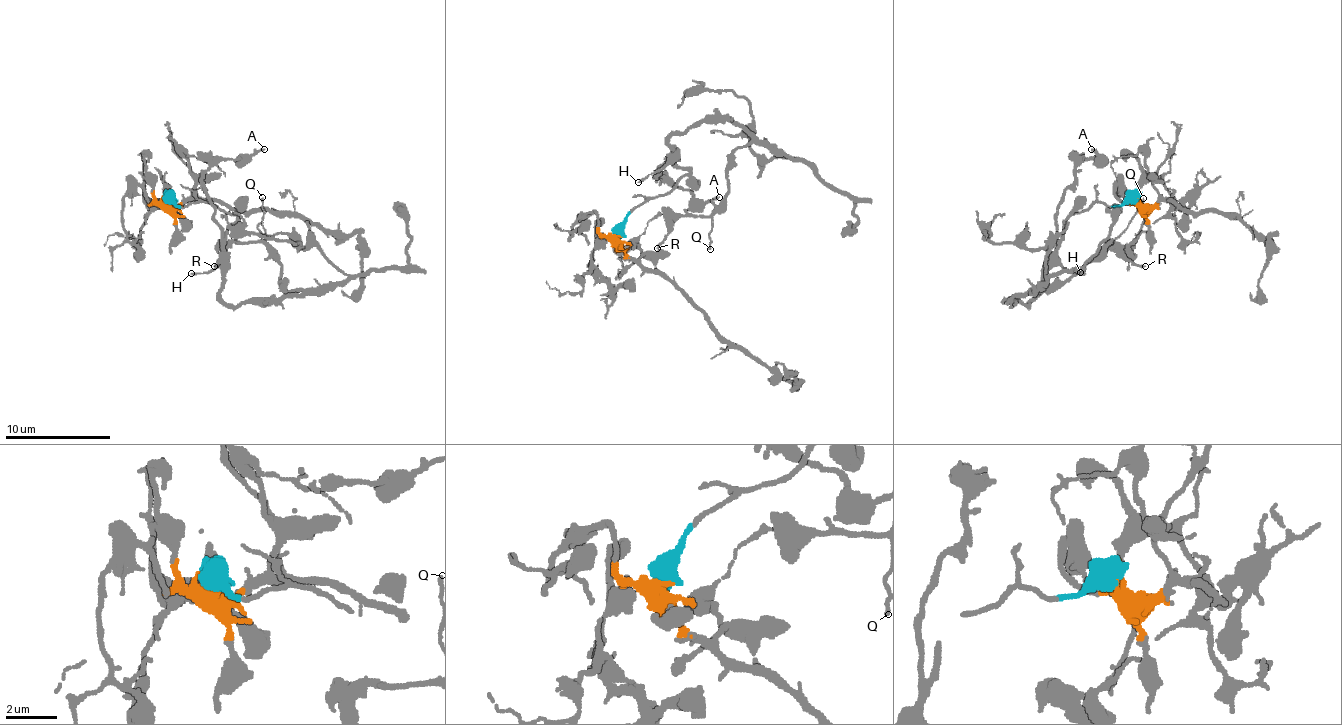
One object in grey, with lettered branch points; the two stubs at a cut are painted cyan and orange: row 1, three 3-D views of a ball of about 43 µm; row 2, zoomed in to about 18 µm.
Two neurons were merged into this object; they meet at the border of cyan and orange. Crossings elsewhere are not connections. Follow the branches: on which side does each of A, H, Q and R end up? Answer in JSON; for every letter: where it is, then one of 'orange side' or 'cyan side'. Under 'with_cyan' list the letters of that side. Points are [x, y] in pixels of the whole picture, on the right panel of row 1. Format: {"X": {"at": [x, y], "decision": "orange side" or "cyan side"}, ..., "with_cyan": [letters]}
{"A": {"at": [1091, 149], "decision": "cyan side"}, "H": {"at": [1080, 272], "decision": "cyan side"}, "Q": {"at": [1143, 198], "decision": "cyan side"}, "R": {"at": [1145, 266], "decision": "cyan side"}, "with_cyan": ["A", "H", "Q", "R"]}

